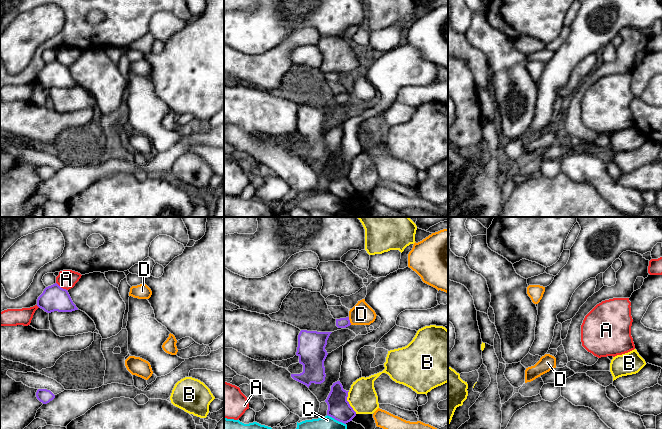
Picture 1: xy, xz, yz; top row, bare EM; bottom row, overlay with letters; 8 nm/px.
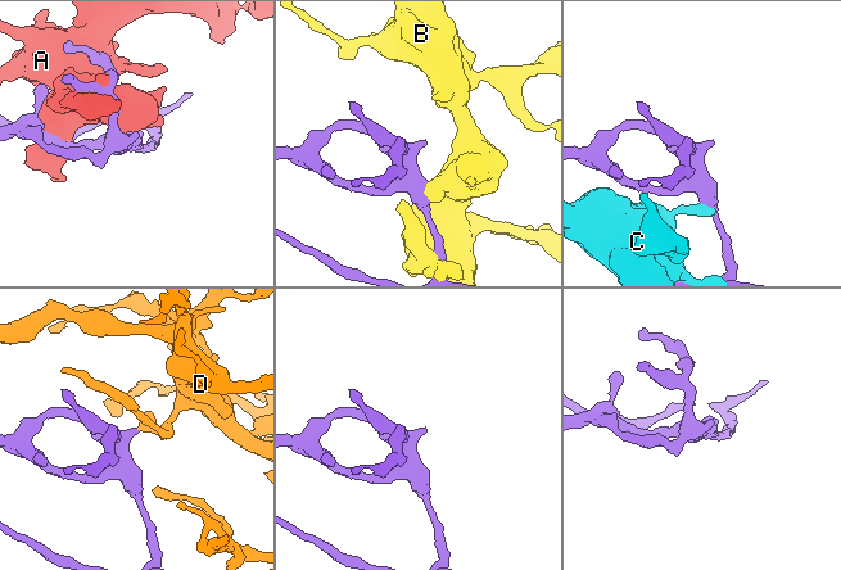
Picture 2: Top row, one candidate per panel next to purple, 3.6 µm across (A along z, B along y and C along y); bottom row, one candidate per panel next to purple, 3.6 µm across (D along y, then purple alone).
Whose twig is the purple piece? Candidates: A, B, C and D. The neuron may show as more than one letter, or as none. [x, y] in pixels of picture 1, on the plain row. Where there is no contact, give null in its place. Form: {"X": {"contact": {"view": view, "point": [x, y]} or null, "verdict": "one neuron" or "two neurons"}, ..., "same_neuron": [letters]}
{"A": {"contact": {"view": "xy", "point": [60, 63]}, "verdict": "two neurons"}, "B": {"contact": {"view": "xz", "point": [348, 178]}, "verdict": "two neurons"}, "C": {"contact": {"view": "xz", "point": [336, 195]}, "verdict": "two neurons"}, "D": {"contact": {"view": "xz", "point": [349, 97]}, "verdict": "one neuron"}, "same_neuron": ["D"]}

